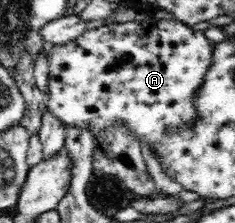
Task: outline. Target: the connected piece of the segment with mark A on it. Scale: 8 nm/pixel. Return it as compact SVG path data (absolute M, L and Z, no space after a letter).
M174 18L86 28L82 35L52 47L49 53L48 89L44 91L47 112L62 121L65 127L86 128L94 137L110 128L126 128L138 144L148 147L159 159L155 149L176 128L191 130L202 119L195 109L194 98L213 64L213 45L204 31Z

